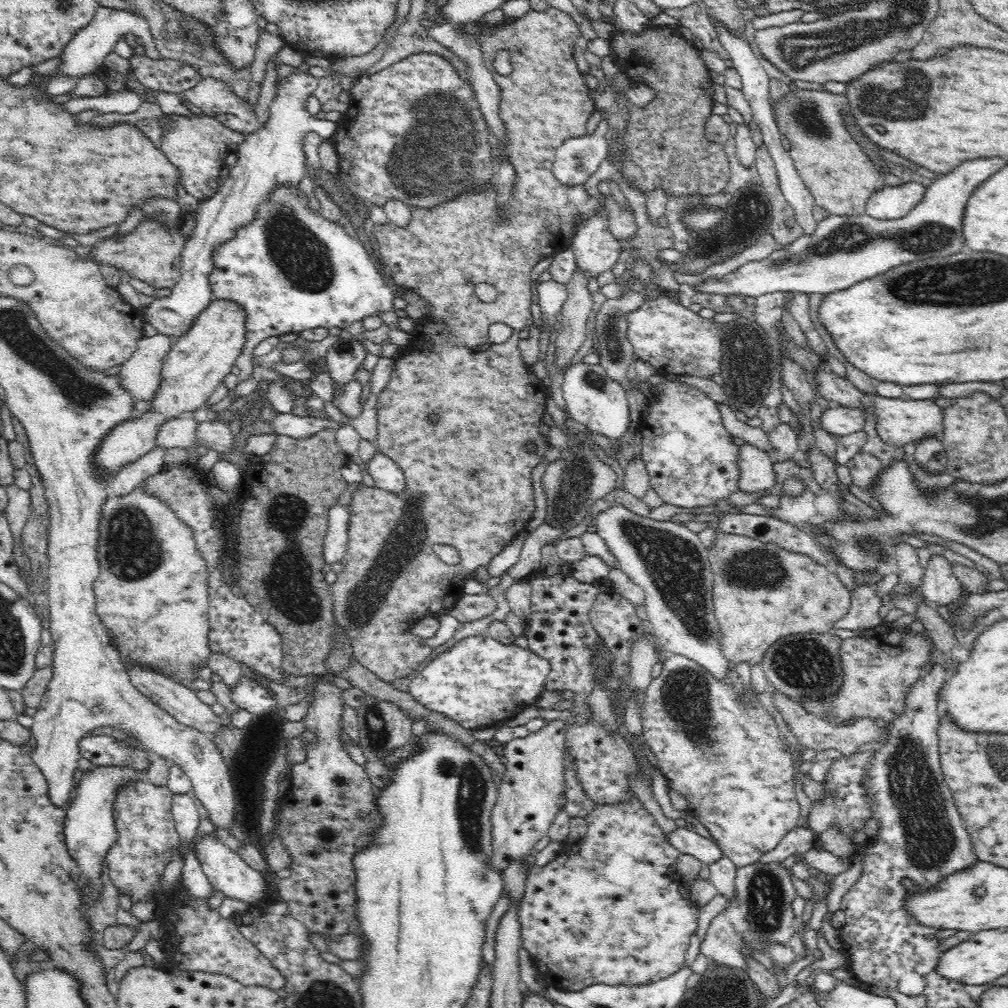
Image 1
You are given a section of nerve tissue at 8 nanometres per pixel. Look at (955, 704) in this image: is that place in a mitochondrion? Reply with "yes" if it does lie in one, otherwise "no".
no

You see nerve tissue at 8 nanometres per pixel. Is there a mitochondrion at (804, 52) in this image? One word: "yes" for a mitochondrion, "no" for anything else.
yes

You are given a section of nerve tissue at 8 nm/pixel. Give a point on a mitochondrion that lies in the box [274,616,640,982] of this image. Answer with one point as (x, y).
(465, 793)

